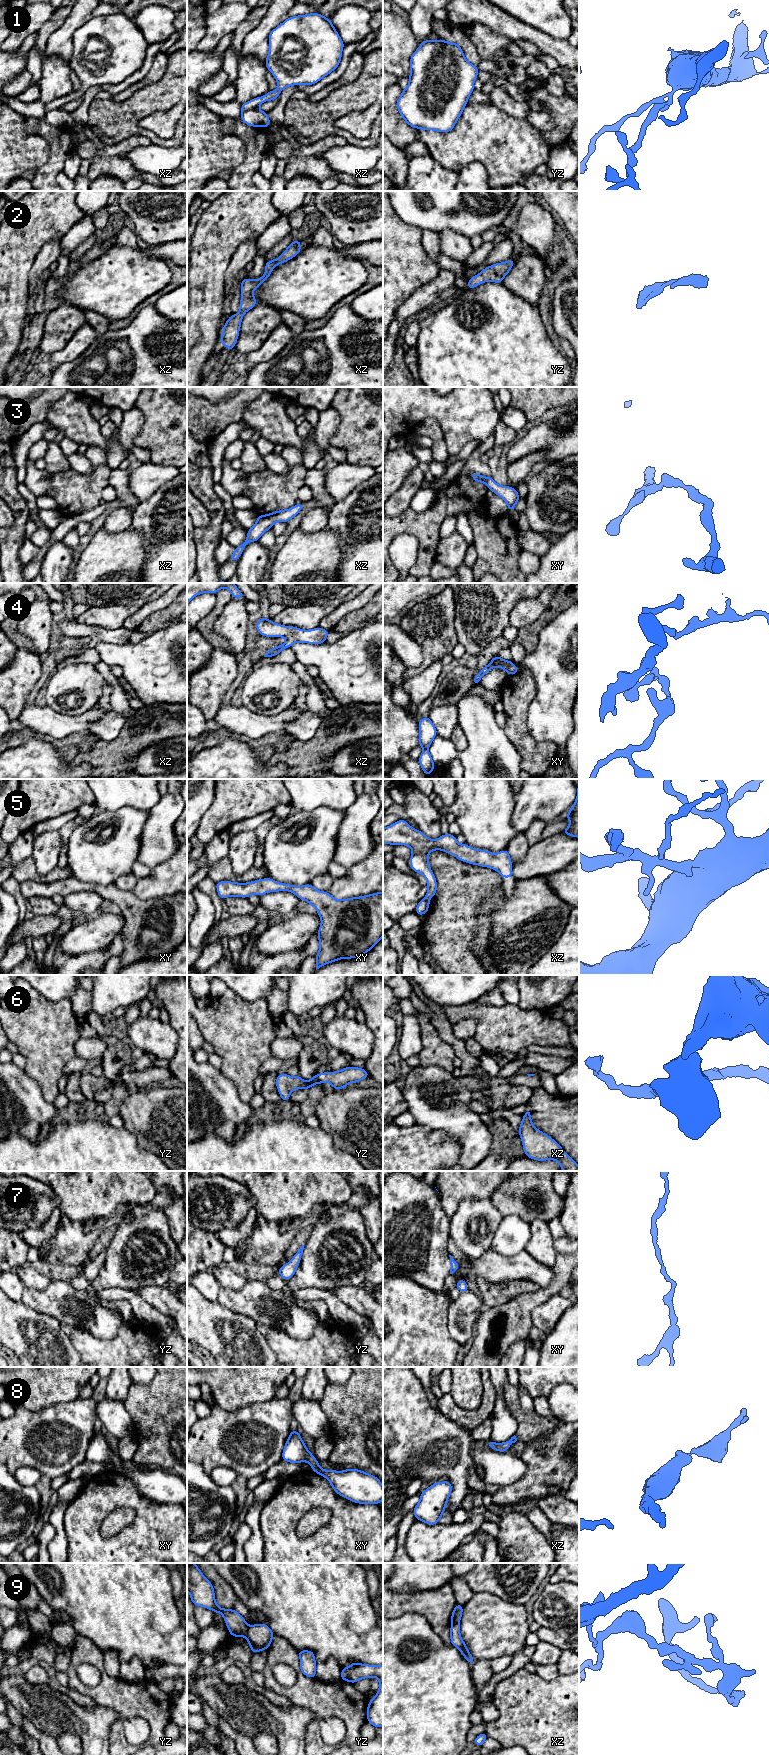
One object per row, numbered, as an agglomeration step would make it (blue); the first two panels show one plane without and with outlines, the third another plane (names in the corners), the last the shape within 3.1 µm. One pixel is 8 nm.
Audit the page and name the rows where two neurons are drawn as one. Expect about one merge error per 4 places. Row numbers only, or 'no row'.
9

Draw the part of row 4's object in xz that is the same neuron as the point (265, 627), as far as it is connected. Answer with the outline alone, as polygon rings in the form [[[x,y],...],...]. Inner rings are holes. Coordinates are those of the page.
[[[267,617],[260,619],[255,624],[255,627],[261,636],[286,638],[284,644],[269,649],[264,657],[274,657],[282,650],[291,647],[296,642],[315,645],[325,643],[326,637],[329,634],[329,630],[323,629],[320,626],[311,630],[303,630],[293,626],[284,626],[274,623]]]

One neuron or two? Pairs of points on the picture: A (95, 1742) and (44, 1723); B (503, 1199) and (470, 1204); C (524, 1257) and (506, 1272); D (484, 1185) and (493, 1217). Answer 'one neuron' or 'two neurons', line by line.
A: one neuron
B: two neurons
C: one neuron
D: two neurons

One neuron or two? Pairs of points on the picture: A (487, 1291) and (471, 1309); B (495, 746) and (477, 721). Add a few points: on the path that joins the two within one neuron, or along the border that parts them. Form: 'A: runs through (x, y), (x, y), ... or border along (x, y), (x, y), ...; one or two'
A: border along (480, 1296), (484, 1307); two
B: runs through (489, 740), (482, 733), (480, 727); one

